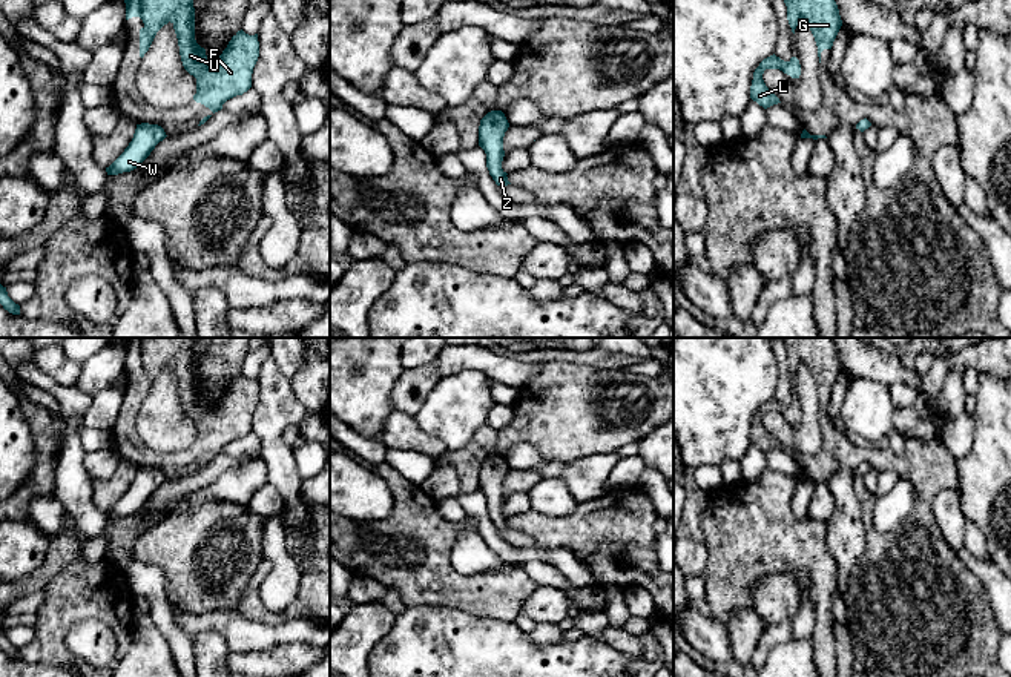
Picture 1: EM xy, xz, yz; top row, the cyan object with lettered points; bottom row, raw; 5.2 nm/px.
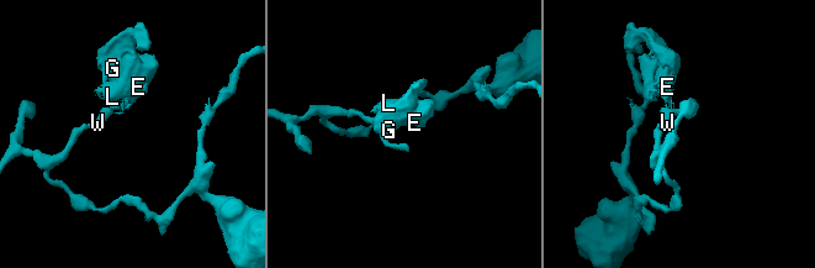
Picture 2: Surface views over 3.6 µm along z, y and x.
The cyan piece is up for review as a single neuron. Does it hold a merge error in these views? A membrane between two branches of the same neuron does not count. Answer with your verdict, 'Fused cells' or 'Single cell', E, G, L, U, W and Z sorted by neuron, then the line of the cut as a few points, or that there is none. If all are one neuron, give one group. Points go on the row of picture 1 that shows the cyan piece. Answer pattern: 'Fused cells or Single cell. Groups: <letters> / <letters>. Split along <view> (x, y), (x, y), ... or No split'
Fused cells. Groups: E G L U / W Z. Split along yz (810, 135), (815, 138)

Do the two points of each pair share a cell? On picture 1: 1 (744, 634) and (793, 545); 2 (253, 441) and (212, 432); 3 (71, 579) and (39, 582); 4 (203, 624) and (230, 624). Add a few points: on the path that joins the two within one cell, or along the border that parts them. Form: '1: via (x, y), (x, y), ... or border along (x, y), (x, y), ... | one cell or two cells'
1: border along (752, 607), (740, 607), (724, 624) | two cells
2: border along (250, 430), (241, 438), (230, 441), (221, 452) | two cells
3: border along (75, 558), (43, 587) | two cells
4: via (209, 624), (224, 624) | one cell

